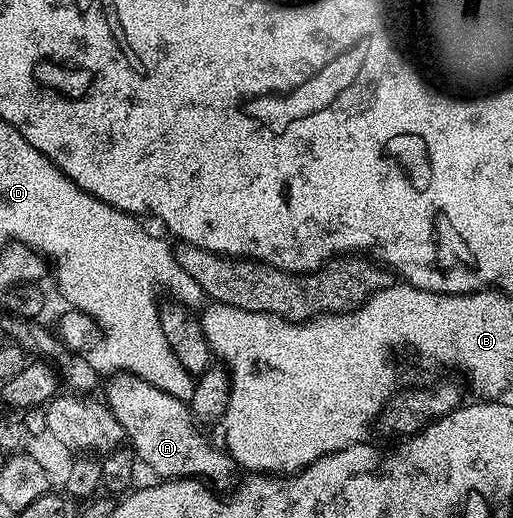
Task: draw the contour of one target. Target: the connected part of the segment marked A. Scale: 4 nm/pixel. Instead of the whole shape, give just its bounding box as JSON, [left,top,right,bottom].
[103,373,238,493]

